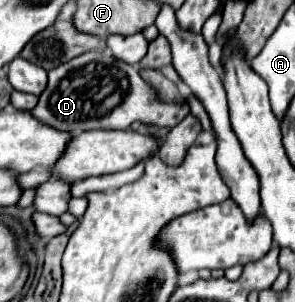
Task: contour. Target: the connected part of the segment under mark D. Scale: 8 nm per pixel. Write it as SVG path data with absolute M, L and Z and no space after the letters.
M89 50L49 72L47 88L39 94L39 102L29 114L59 132L79 134L95 128L127 130L135 120L173 128L189 114L189 106L157 102L153 88L139 76L135 66L117 62L109 50Z

